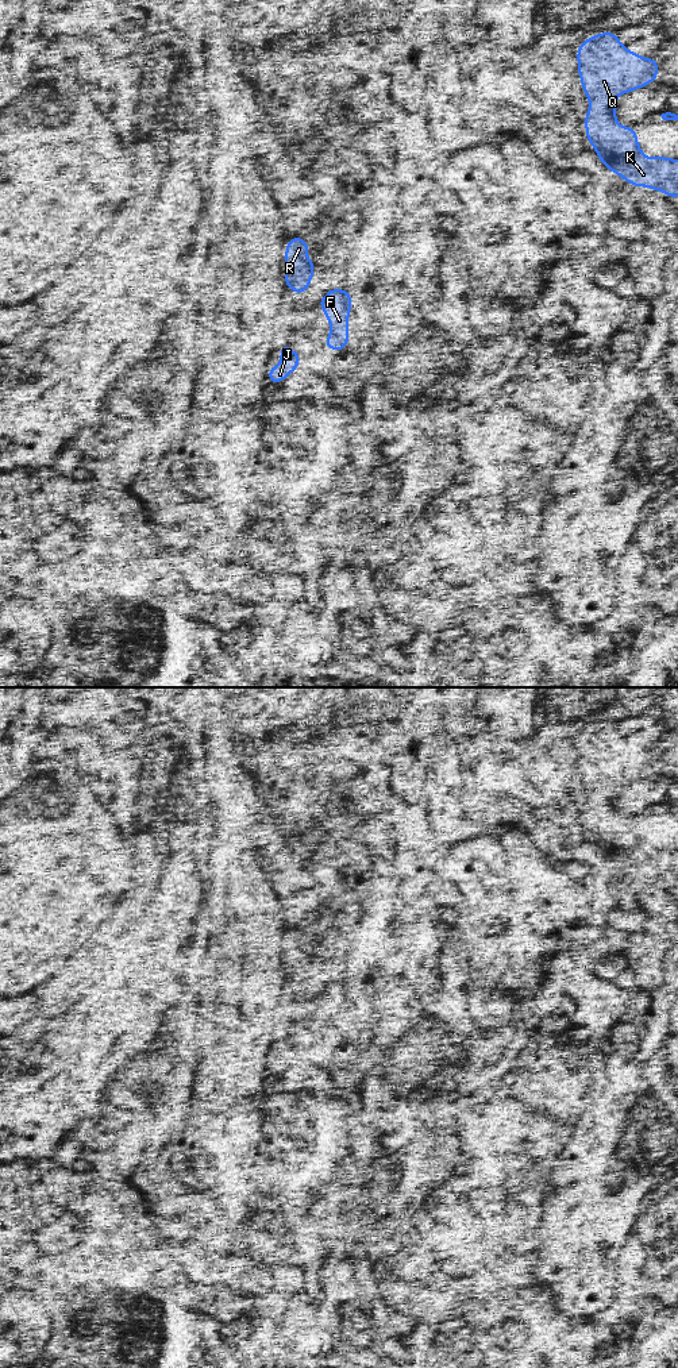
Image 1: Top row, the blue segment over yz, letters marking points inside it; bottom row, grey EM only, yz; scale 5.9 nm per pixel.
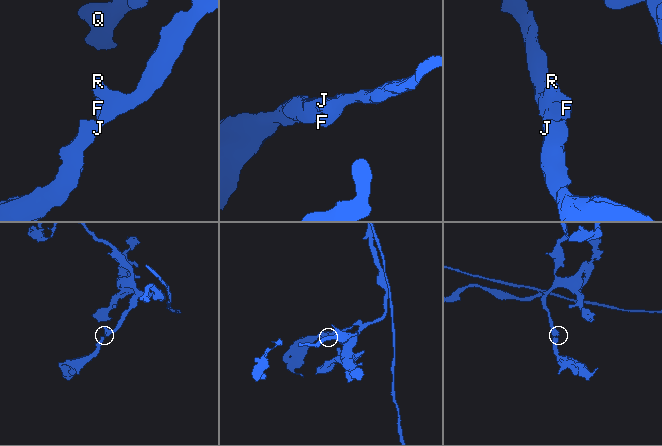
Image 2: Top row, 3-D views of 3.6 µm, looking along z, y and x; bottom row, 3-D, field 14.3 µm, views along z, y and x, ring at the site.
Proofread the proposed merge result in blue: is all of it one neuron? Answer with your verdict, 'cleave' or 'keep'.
keep

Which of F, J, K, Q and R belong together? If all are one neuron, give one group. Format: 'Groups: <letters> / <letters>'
Groups: F J K Q R

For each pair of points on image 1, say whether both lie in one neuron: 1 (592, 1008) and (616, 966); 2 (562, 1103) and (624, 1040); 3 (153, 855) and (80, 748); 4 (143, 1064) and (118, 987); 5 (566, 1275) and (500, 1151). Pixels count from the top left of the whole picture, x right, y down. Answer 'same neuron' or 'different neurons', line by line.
1: different neurons
2: same neuron
3: different neurons
4: different neurons
5: different neurons

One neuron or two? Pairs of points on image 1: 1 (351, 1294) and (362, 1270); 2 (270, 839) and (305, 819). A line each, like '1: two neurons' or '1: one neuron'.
1: two neurons
2: two neurons

